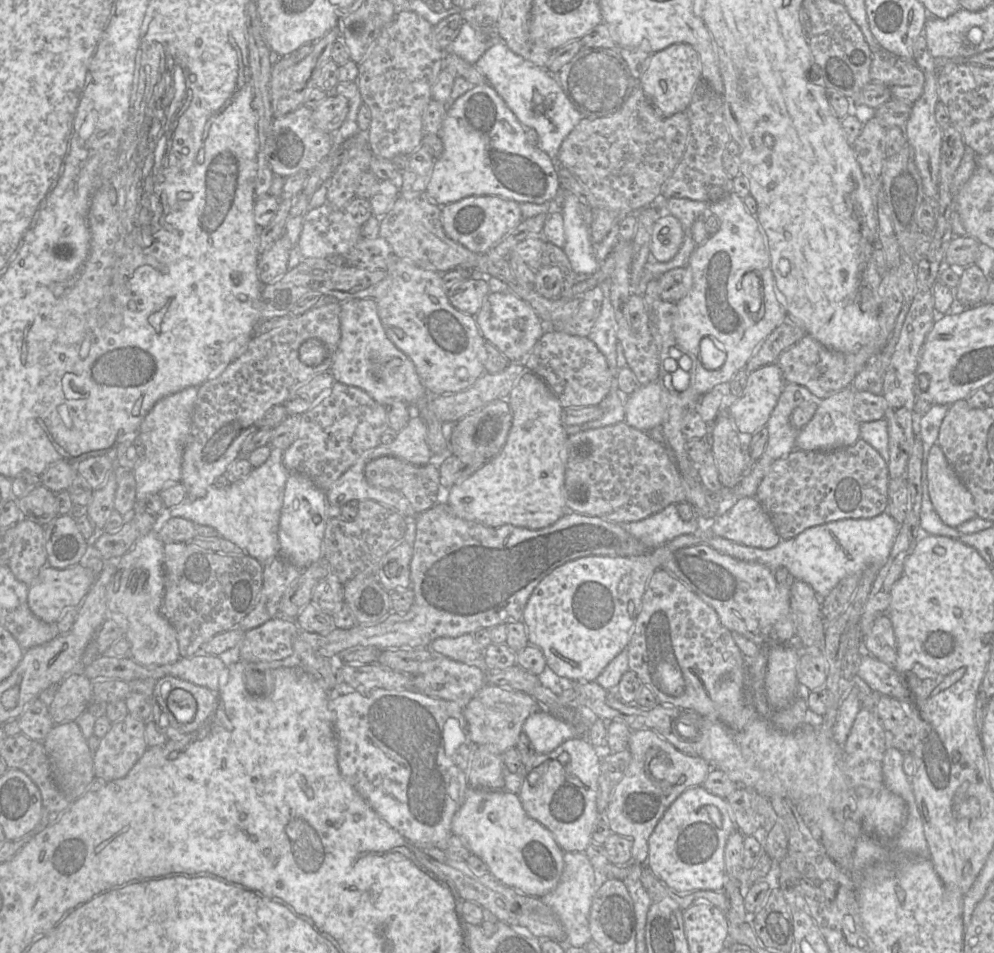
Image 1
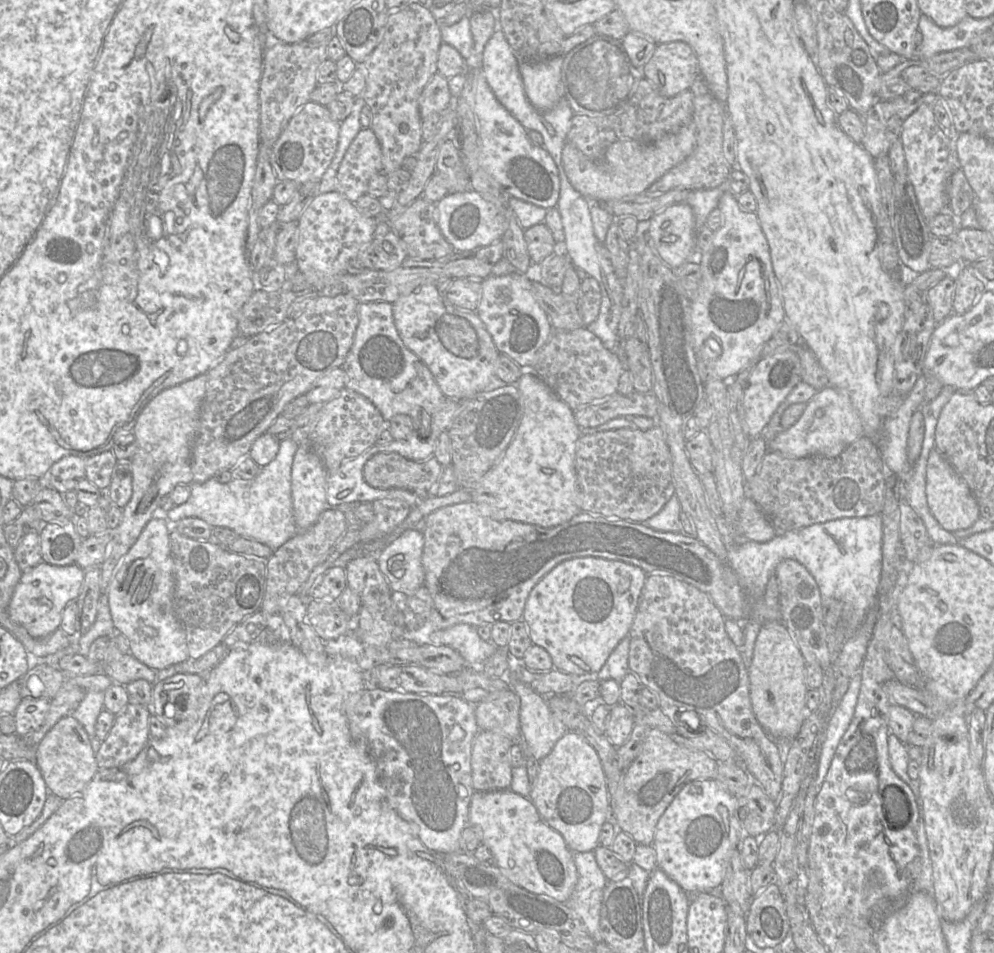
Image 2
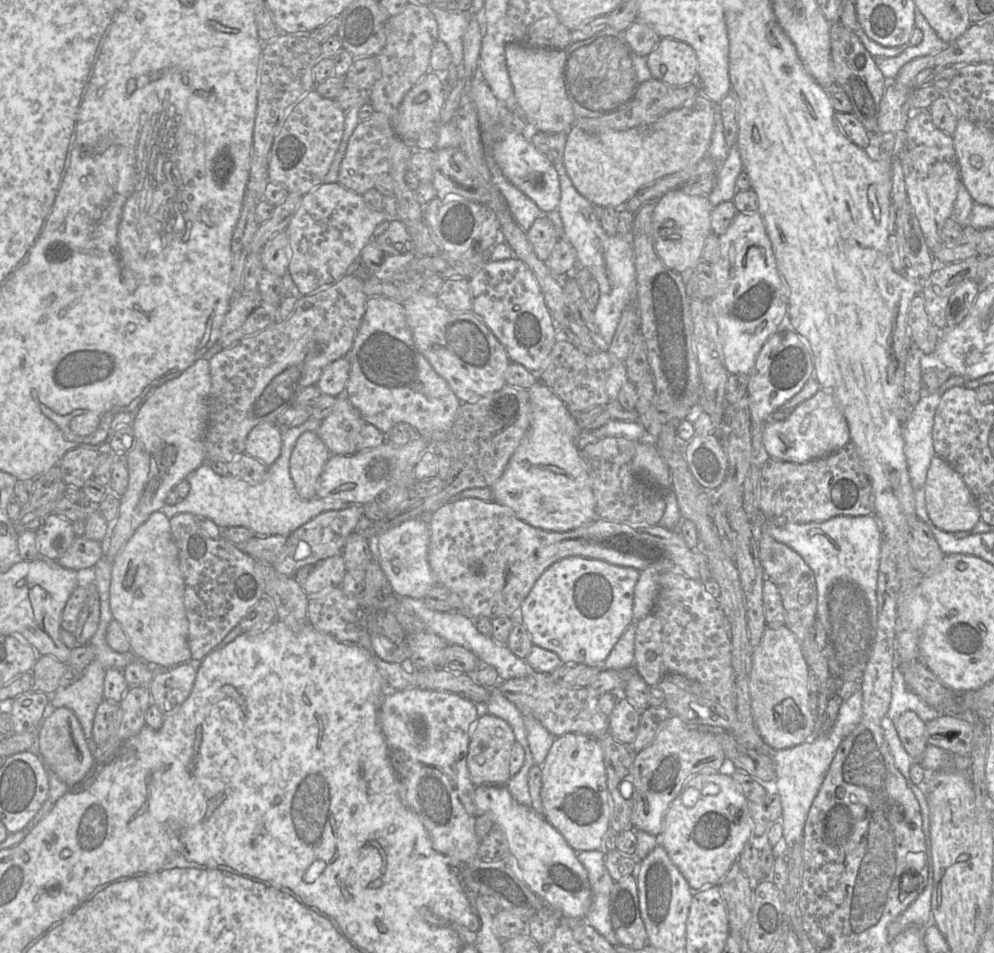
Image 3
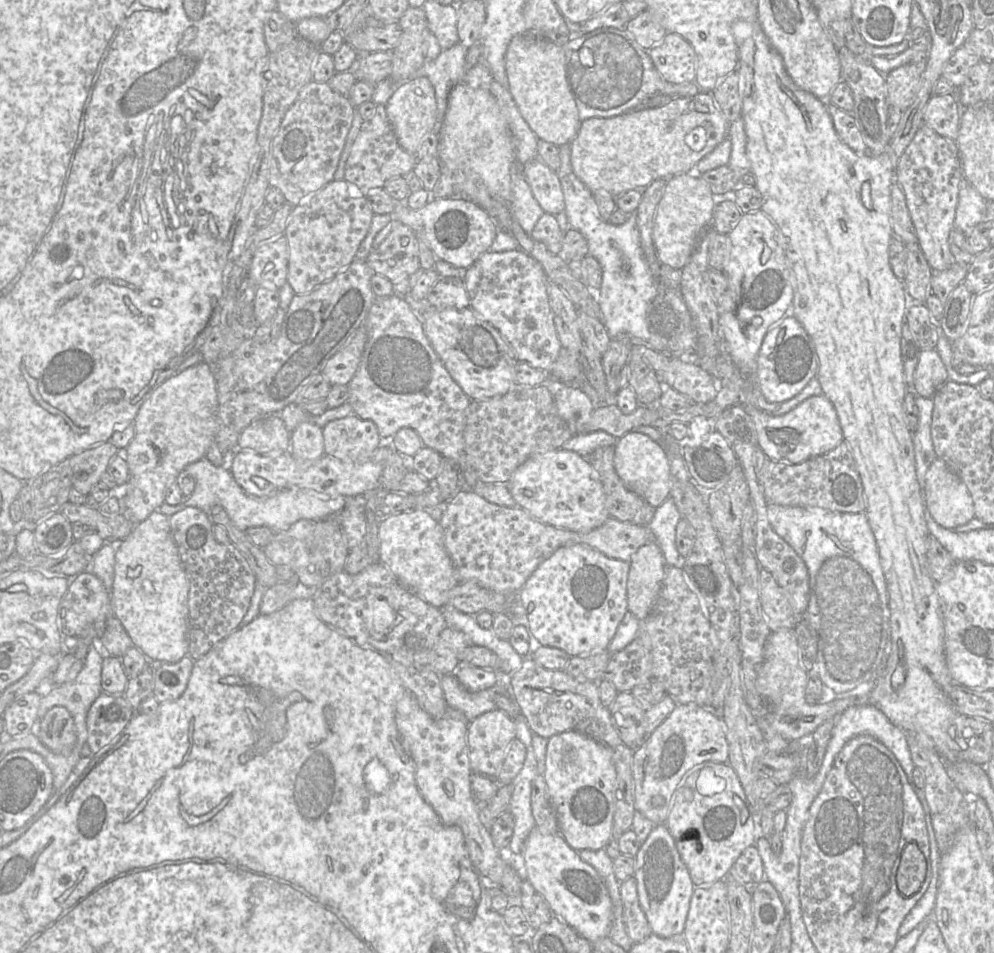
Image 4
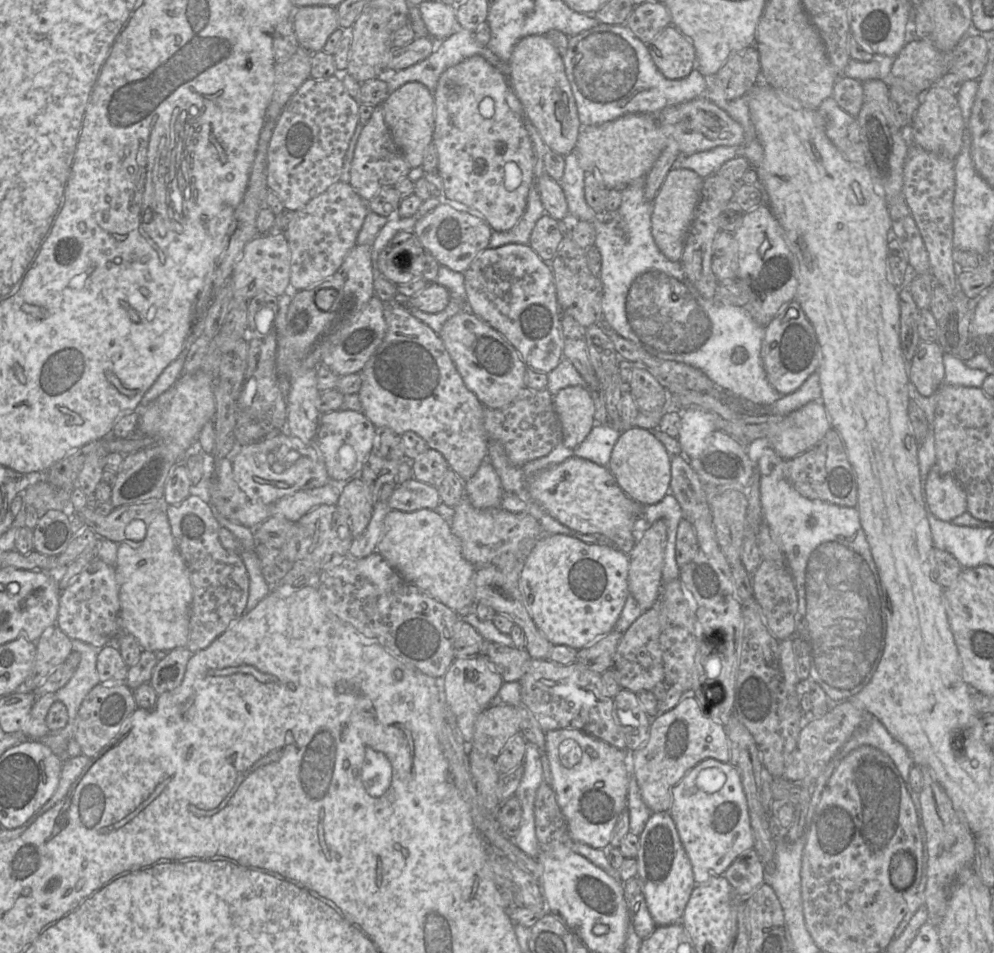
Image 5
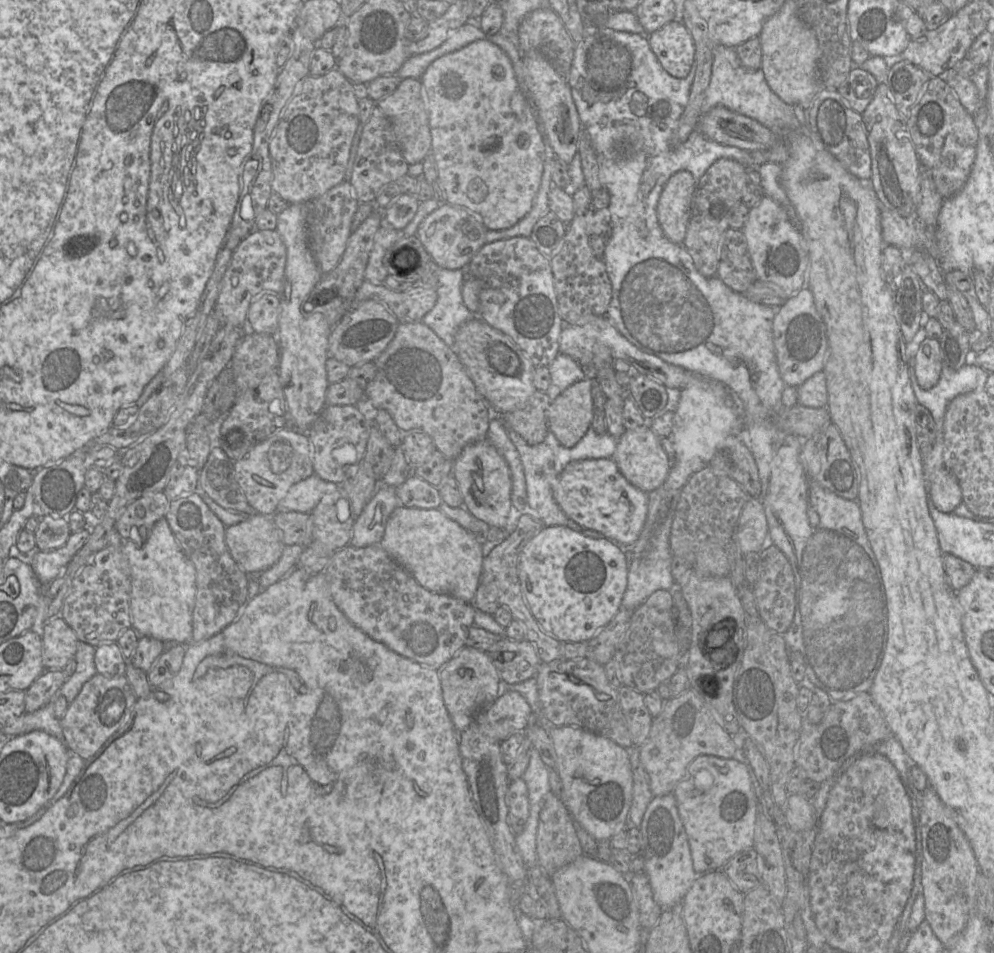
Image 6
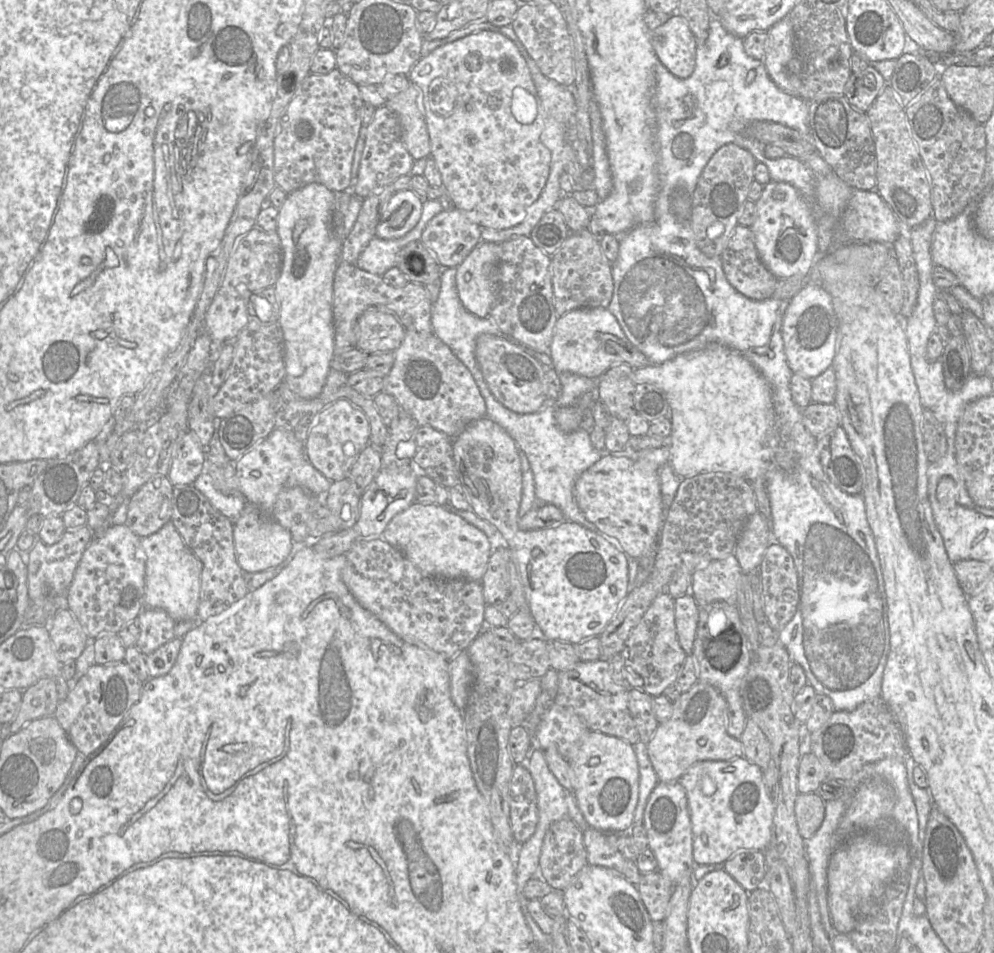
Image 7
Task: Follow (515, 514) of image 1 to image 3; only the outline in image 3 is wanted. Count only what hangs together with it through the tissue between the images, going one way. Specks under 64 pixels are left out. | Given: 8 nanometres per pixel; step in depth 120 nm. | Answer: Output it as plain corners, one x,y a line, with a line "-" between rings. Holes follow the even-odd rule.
540,380
528,388
528,393
532,408
531,424
503,475
491,488
494,501
511,508
525,523
545,531
567,532
582,527
597,518
591,481
577,448
582,429
563,401

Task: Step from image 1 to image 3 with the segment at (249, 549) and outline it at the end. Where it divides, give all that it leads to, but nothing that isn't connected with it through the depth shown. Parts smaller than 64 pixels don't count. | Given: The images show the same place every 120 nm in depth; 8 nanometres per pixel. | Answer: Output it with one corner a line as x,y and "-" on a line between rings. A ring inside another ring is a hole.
309,418
303,424
290,428
282,428
282,450
279,458
268,466
263,479
257,484
235,478
232,475
220,476
205,461
199,468
187,476
190,491
186,498
174,505
165,504
162,511
169,519
180,513
191,513
197,518
208,518
221,529
228,527
245,527
255,536
283,535
289,536
300,526
318,514
351,507
347,502
335,499
324,499
316,496
303,500
296,492
290,475
290,458
296,442
305,431
317,432
321,422

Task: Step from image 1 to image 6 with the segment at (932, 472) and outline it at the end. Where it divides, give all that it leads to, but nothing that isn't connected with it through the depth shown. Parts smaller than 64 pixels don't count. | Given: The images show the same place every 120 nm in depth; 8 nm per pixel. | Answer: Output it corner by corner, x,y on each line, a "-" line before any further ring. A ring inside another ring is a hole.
941,468
933,475
931,498
935,507
944,513
952,513
962,502
961,487
955,476
946,468

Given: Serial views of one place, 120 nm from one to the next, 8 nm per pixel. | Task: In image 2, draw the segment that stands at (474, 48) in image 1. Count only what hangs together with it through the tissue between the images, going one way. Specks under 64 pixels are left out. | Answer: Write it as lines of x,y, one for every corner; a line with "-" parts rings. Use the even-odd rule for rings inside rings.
465,15
453,25
439,24
442,42
459,51
469,69
477,69
477,58
473,49
474,42
470,29
470,20

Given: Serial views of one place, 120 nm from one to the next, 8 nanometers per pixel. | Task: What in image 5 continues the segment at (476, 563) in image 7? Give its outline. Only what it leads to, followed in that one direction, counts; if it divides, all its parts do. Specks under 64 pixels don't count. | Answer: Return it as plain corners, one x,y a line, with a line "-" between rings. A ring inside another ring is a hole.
391,510
385,517
376,551
405,581
459,616
473,611
477,568
464,558
460,540
452,532
450,522
434,510

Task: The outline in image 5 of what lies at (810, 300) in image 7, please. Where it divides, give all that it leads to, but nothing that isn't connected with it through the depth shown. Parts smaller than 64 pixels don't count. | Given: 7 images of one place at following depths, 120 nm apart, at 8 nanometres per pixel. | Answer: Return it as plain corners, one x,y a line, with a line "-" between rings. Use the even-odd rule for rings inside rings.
796,299
790,301
764,328
761,359
769,384
781,395
798,389
820,365
819,343
808,318

